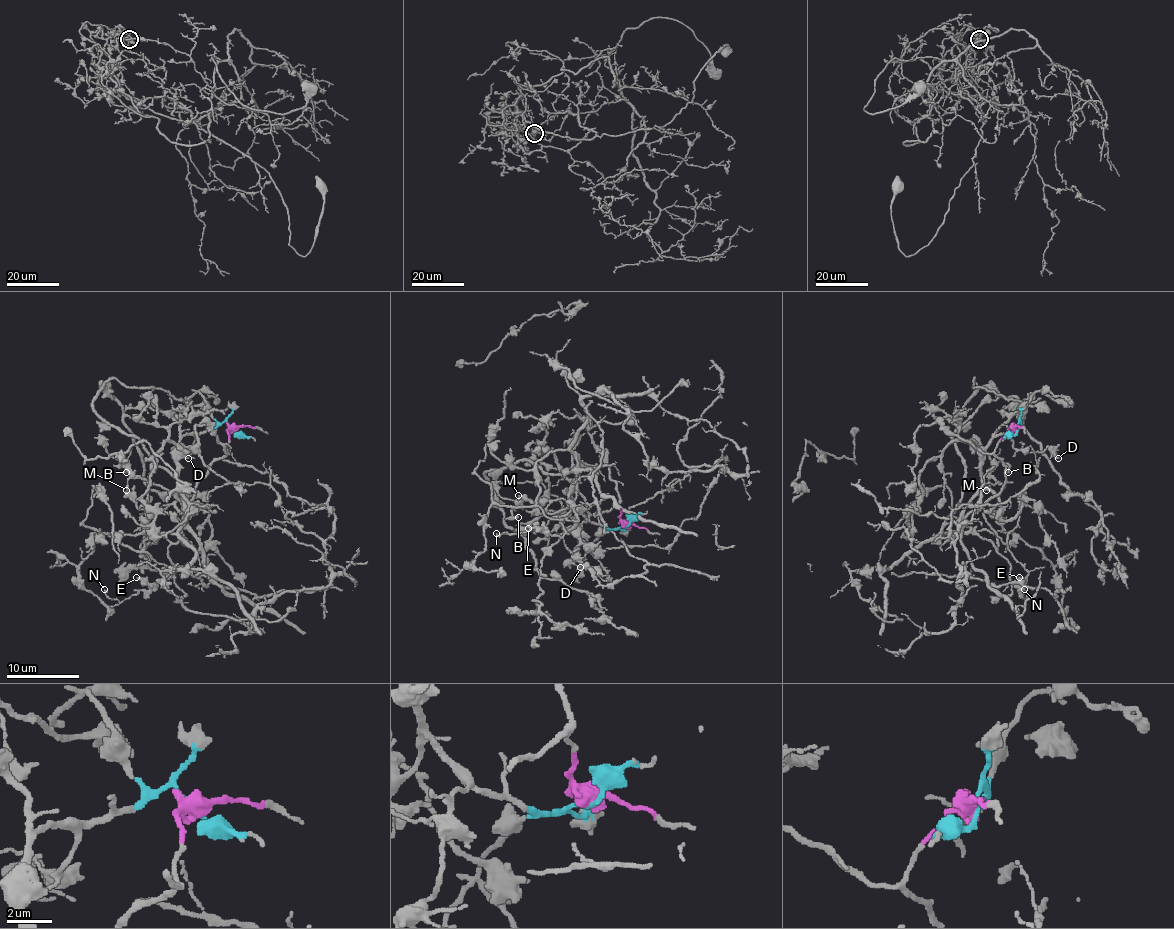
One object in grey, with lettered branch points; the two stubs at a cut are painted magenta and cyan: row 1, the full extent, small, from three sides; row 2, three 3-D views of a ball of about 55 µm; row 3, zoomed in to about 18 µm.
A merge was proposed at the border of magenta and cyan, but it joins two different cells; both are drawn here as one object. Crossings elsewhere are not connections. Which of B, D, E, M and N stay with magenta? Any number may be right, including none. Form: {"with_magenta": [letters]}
{"with_magenta": ["E", "N"]}

